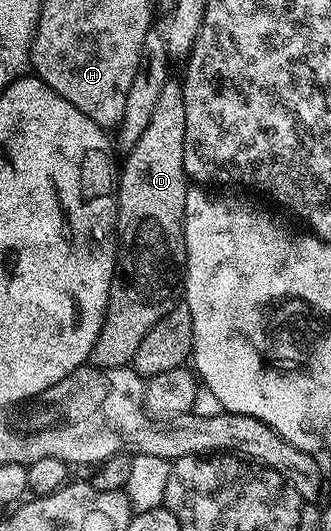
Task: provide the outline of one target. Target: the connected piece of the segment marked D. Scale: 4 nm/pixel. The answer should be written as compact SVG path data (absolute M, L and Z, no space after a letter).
M168 80L160 98L156 102L155 111L148 122L148 128L144 129L144 134L137 140L136 146L125 155L126 163L121 163L120 173L116 178L116 201L118 212L116 215L116 261L114 264L114 279L110 285L110 299L106 305L106 323L100 328L100 336L96 336L96 344L92 348L89 361L95 366L102 367L103 370L116 368L117 366L130 366L136 356L136 348L140 348L140 343L144 336L148 336L150 329L156 325L172 307L178 305L180 295L184 290L184 271L186 269L186 238L182 235L182 223L186 221L184 208L186 207L186 191L188 189L188 179L184 168L184 127L185 113L182 85L179 81Z

